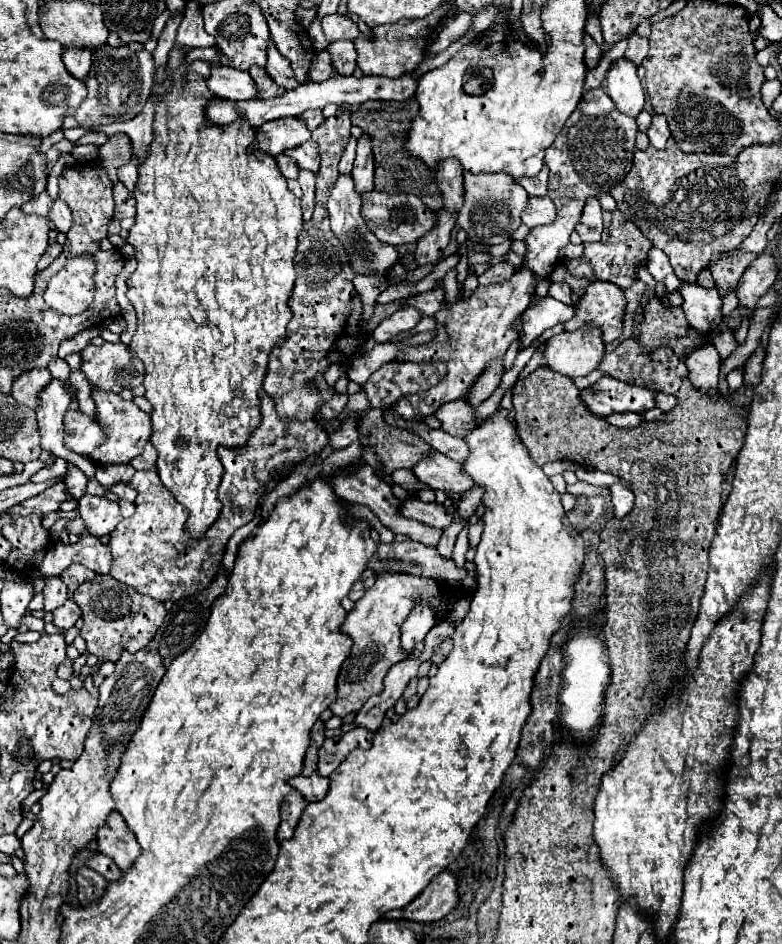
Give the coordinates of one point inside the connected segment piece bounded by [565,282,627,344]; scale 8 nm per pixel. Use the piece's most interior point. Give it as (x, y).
(604, 304)

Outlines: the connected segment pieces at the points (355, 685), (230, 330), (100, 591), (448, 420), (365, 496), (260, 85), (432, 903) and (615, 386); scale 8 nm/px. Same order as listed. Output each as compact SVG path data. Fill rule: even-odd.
M383 572L377 576L375 584L363 594L361 600L355 602L355 608L347 614L345 624L341 630L353 638L353 648L349 658L343 662L339 678L337 678L337 700L331 704L331 712L335 716L347 716L349 712L361 710L361 706L375 696L383 688L383 678L389 668L395 664L395 656L401 656L401 642L399 642L399 628L417 606L429 606L435 614L435 624L451 622L453 616L453 602L449 592L443 588L441 582L433 578L421 578L401 572Z
M193 62L183 64L173 74L173 90L169 96L163 96L155 108L155 122L153 132L155 140L149 146L149 156L145 164L139 168L139 180L135 186L135 200L137 200L137 214L135 224L129 230L127 242L137 250L137 270L127 280L127 298L133 304L137 312L137 332L131 340L131 352L143 362L145 366L145 400L153 406L151 420L153 420L153 436L151 444L159 452L157 458L157 470L159 478L165 484L167 490L173 492L173 496L179 500L181 506L189 510L189 520L185 524L185 534L199 540L205 536L205 532L213 526L213 522L219 518L221 512L221 500L217 498L217 486L221 482L221 462L217 456L217 448L243 448L247 446L251 432L261 424L261 398L259 392L263 390L263 378L267 372L271 350L277 348L281 342L285 342L287 324L293 316L289 308L289 296L293 292L295 282L295 248L297 248L297 236L303 226L301 218L301 204L299 198L287 188L287 178L279 172L275 158L265 156L265 152L253 152L249 154L247 142L255 142L255 130L249 126L247 120L237 120L237 124L225 124L225 126L207 126L203 118L203 104L213 98L213 94L205 88L205 76L209 76L209 64L207 62ZM181 76L187 76L187 84L181 88Z
M95 576L91 582L81 584L73 594L73 600L77 600L83 610L81 636L87 642L87 652L107 662L117 662L123 650L137 652L145 648L165 618L163 602L139 594L111 576Z
M453 400L445 404L445 408L439 408L437 418L441 420L443 430L457 438L465 438L471 430L475 430L483 422L475 416L475 408L465 400Z
M363 464L361 468L357 468L357 472L353 472L353 476L337 476L337 480L333 480L333 488L335 488L337 496L341 496L343 500L367 506L379 518L379 522L383 526L387 526L393 534L405 534L409 540L415 540L415 542L421 542L427 546L437 546L441 536L443 536L443 530L421 524L417 520L411 520L411 518L405 518L403 514L399 514L399 506L401 506L399 498L393 496L391 486L385 480L381 480L369 464Z
M251 68L249 74L251 74L251 78L255 80L257 98L259 98L259 100L267 100L267 98L275 98L275 96L283 96L283 94L285 94L285 90L283 90L281 86L277 86L277 84L267 76L265 70L261 70L261 68Z
M451 872L437 874L429 886L403 908L403 916L415 922L439 922L459 904L459 880Z
M603 376L595 388L605 388L605 394L601 396L589 396L589 392L581 392L581 398L585 400L587 408L597 412L599 416L609 416L613 412L637 412L643 414L651 408L655 408L655 396L657 390L641 388L635 384L625 384L621 380L615 380L611 376Z

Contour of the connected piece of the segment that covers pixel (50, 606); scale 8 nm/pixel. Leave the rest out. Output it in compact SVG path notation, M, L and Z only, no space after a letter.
M35 572L35 576L41 576L45 580L45 588L43 588L45 612L53 612L61 604L65 604L65 600L69 596L67 596L67 588L65 588L63 580L59 580L59 576L45 576L41 572Z

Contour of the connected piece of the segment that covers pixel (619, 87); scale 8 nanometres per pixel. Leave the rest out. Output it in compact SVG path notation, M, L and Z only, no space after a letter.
M619 58L613 62L607 74L607 94L615 102L615 108L631 118L637 118L645 104L645 92L637 76L635 64Z

